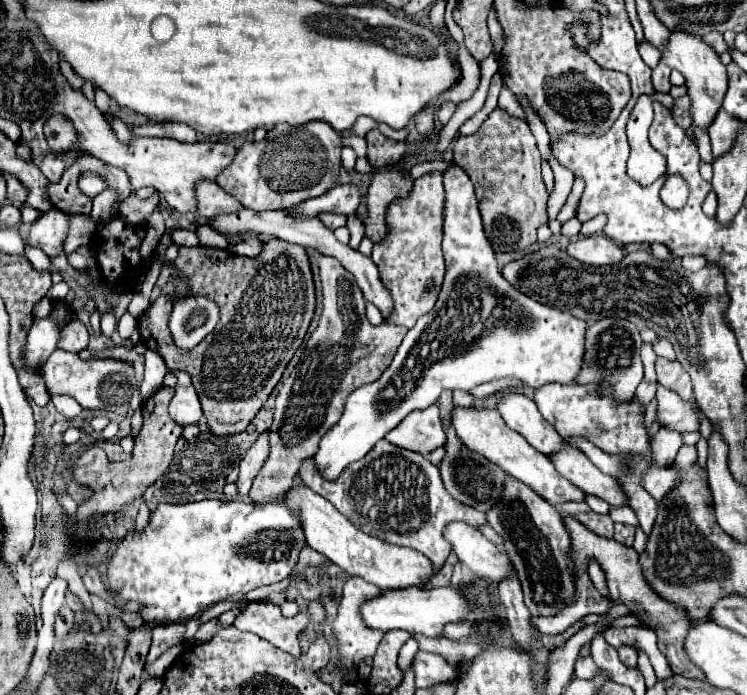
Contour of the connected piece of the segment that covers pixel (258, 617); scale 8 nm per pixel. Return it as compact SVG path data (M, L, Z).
M312 602L306 614L296 614L292 618L282 616L280 606L276 604L248 604L248 608L236 618L234 626L244 632L254 632L260 638L268 640L276 648L300 656L298 648L298 632L302 632L308 622L320 622L324 618L324 608L320 602Z

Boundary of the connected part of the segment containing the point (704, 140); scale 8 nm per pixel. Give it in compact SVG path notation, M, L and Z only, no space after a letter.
M692 126L692 132L694 132L694 140L696 140L696 146L698 146L698 150L700 150L700 156L702 156L702 160L706 160L706 162L712 162L710 140L708 140L708 134L706 134L706 130Z

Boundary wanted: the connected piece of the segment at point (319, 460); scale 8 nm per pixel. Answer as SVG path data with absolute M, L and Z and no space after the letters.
M452 164L442 178L446 278L440 296L436 306L408 330L390 368L376 382L348 396L340 422L322 438L314 460L328 480L338 478L350 462L364 458L410 412L436 404L444 390L470 390L498 378L516 378L532 388L548 382L570 384L582 366L584 320L538 304L508 284L484 236L468 174Z

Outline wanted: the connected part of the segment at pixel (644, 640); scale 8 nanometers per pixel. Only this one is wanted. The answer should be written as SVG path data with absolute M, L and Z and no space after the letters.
M626 626L626 628L608 628L604 632L604 638L608 644L626 644L632 646L640 652L644 652L658 678L666 678L672 674L666 658L662 656L662 652L656 646L656 634L650 628L636 628L636 626Z

